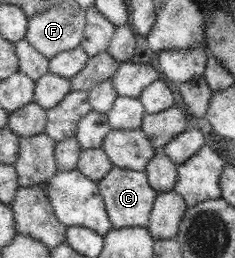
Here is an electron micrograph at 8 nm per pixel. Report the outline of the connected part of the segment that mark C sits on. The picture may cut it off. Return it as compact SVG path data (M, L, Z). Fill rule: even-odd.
M111 167L108 175L97 182L101 197L104 199L105 213L114 228L139 227L148 225L150 211L157 192L148 184L144 171L134 171Z

